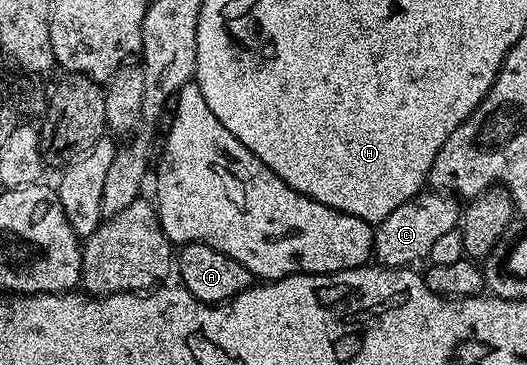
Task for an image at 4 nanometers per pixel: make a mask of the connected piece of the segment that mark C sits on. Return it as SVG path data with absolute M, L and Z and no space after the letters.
M427 189L400 204L396 212L388 212L386 219L377 223L374 231L373 257L384 266L406 268L411 264L418 264L414 262L420 261L421 258L423 261L429 255L433 242L439 236L445 236L448 232L459 229L459 226L459 199L449 192Z

